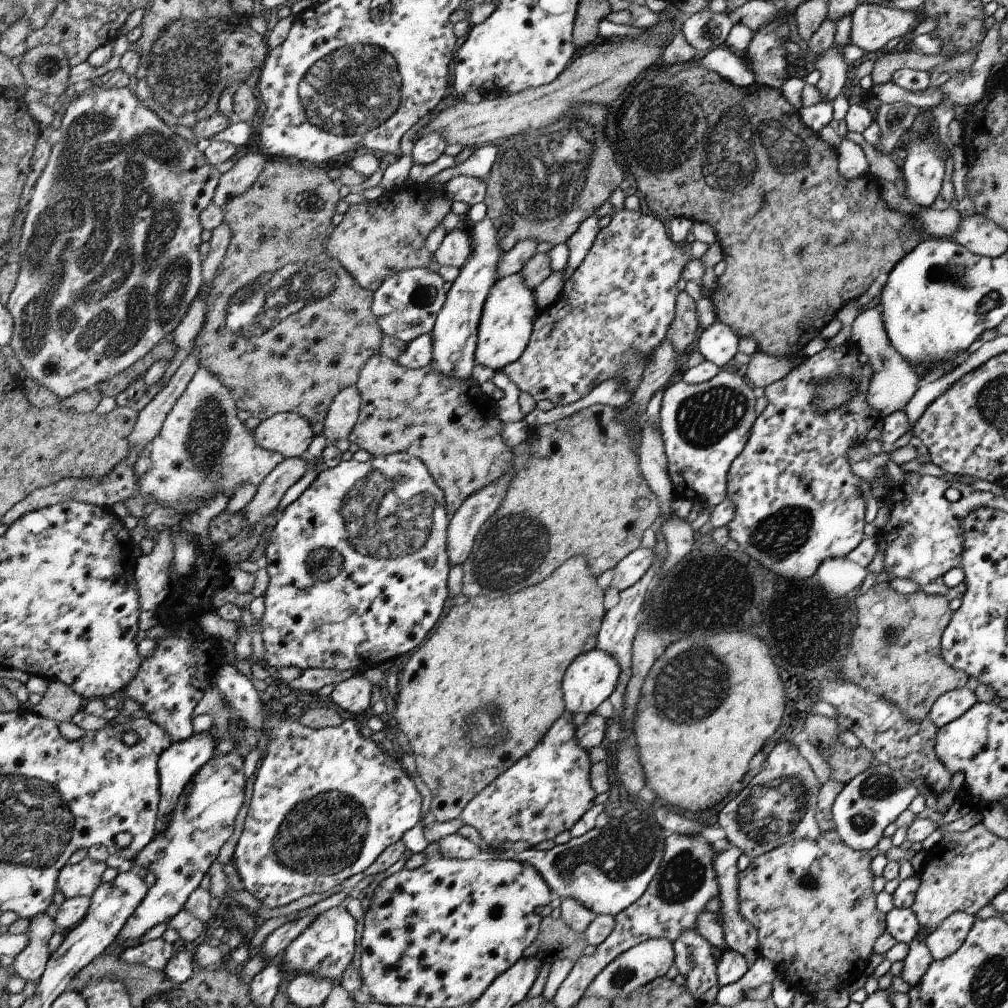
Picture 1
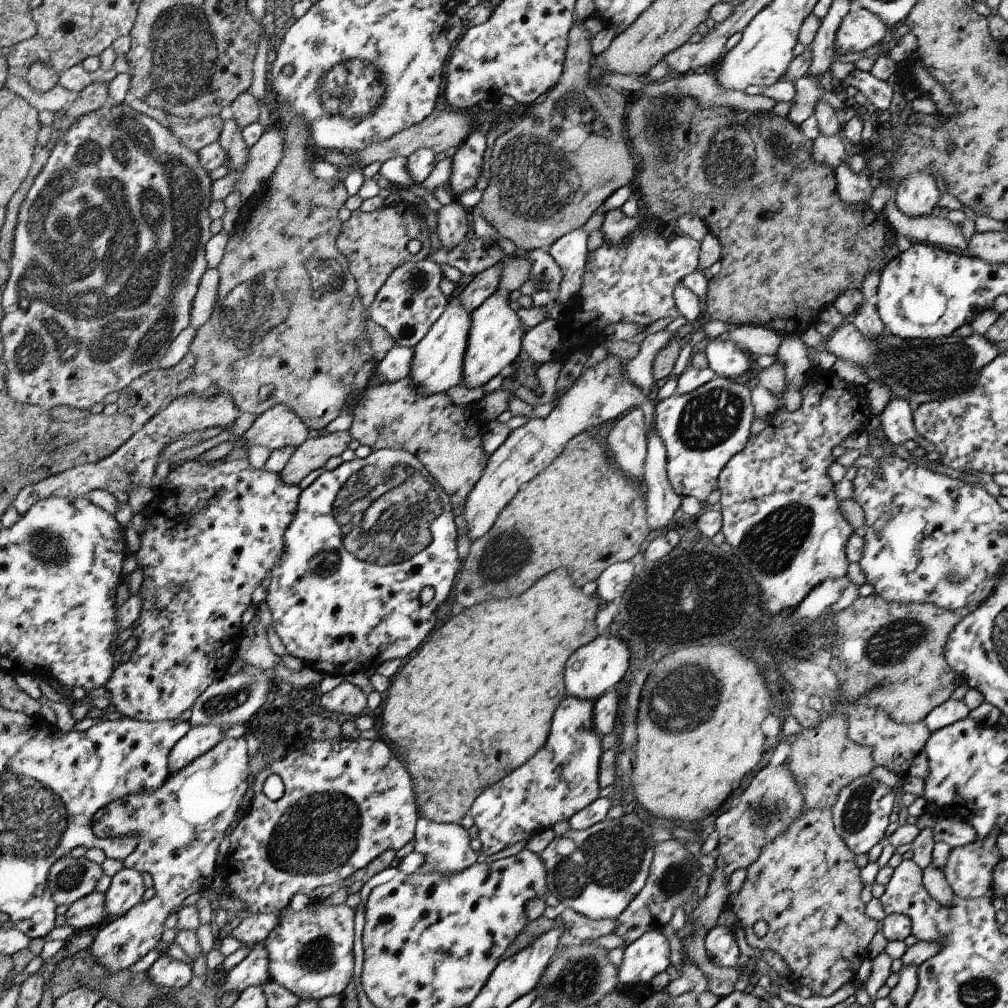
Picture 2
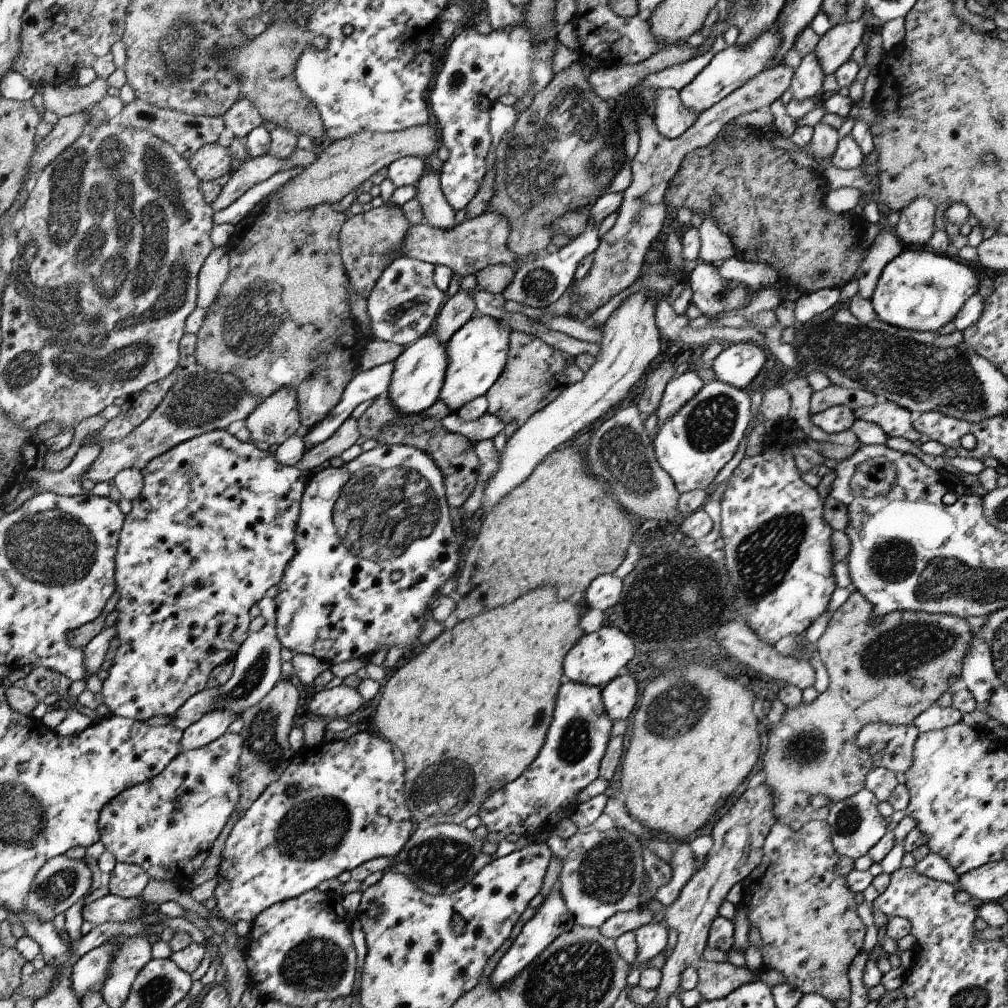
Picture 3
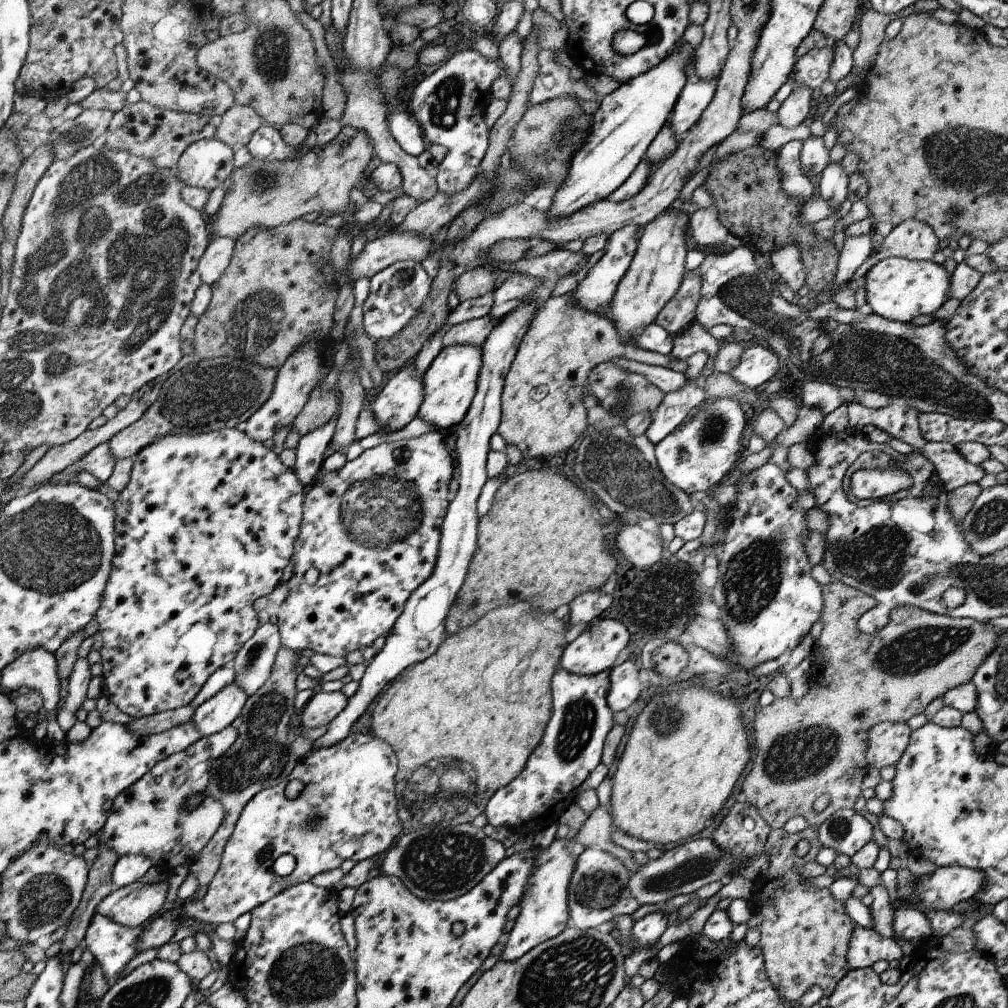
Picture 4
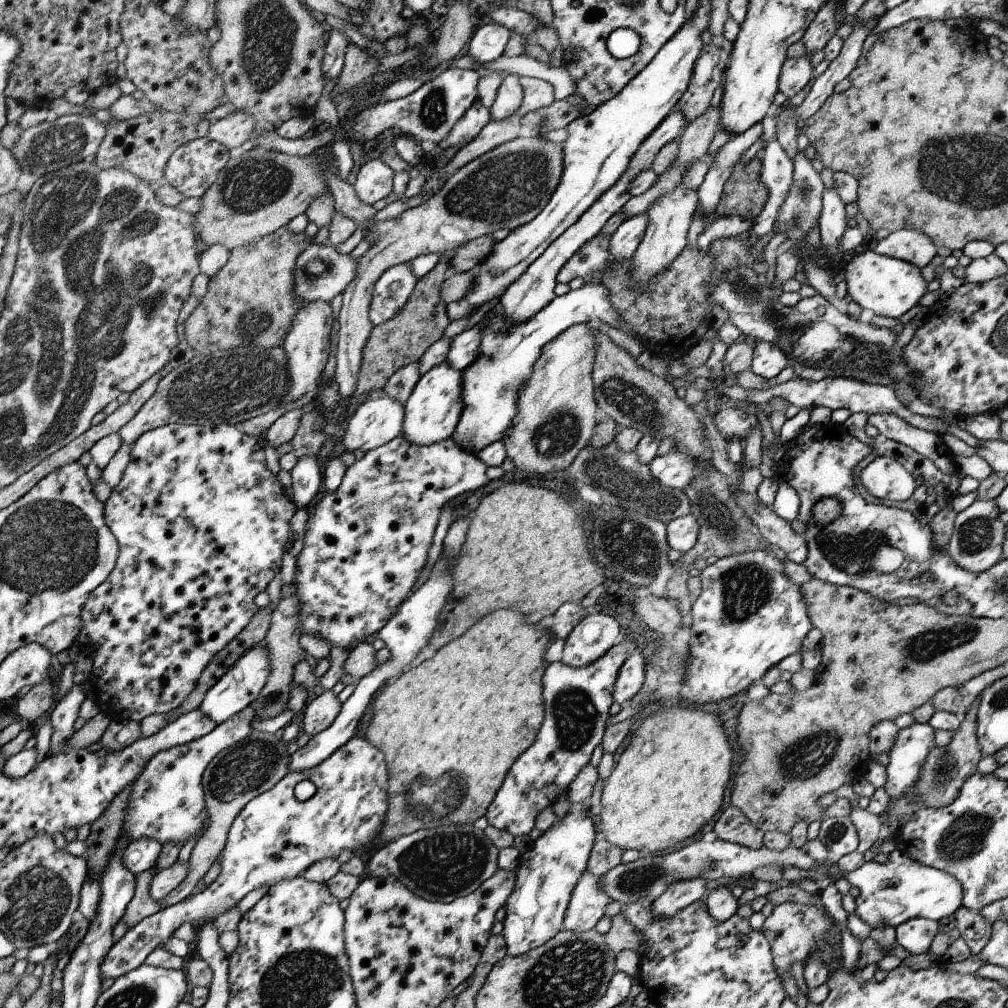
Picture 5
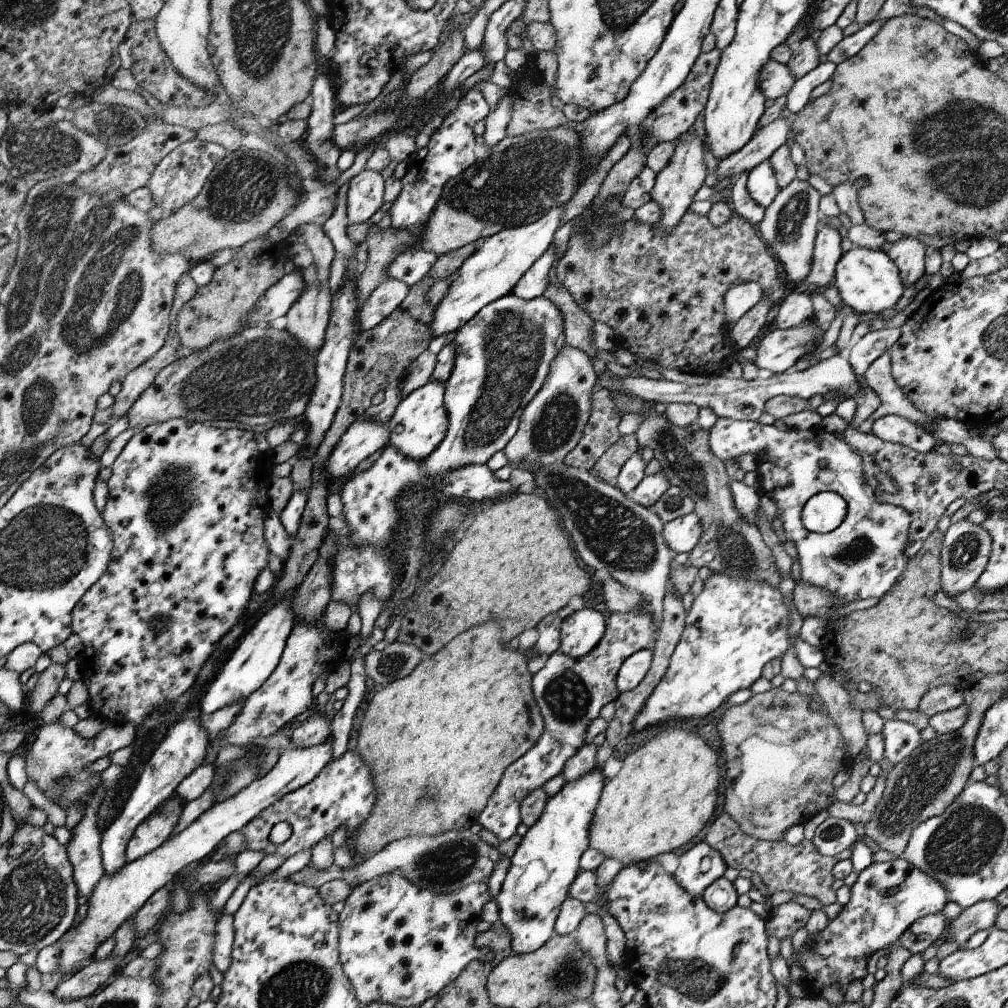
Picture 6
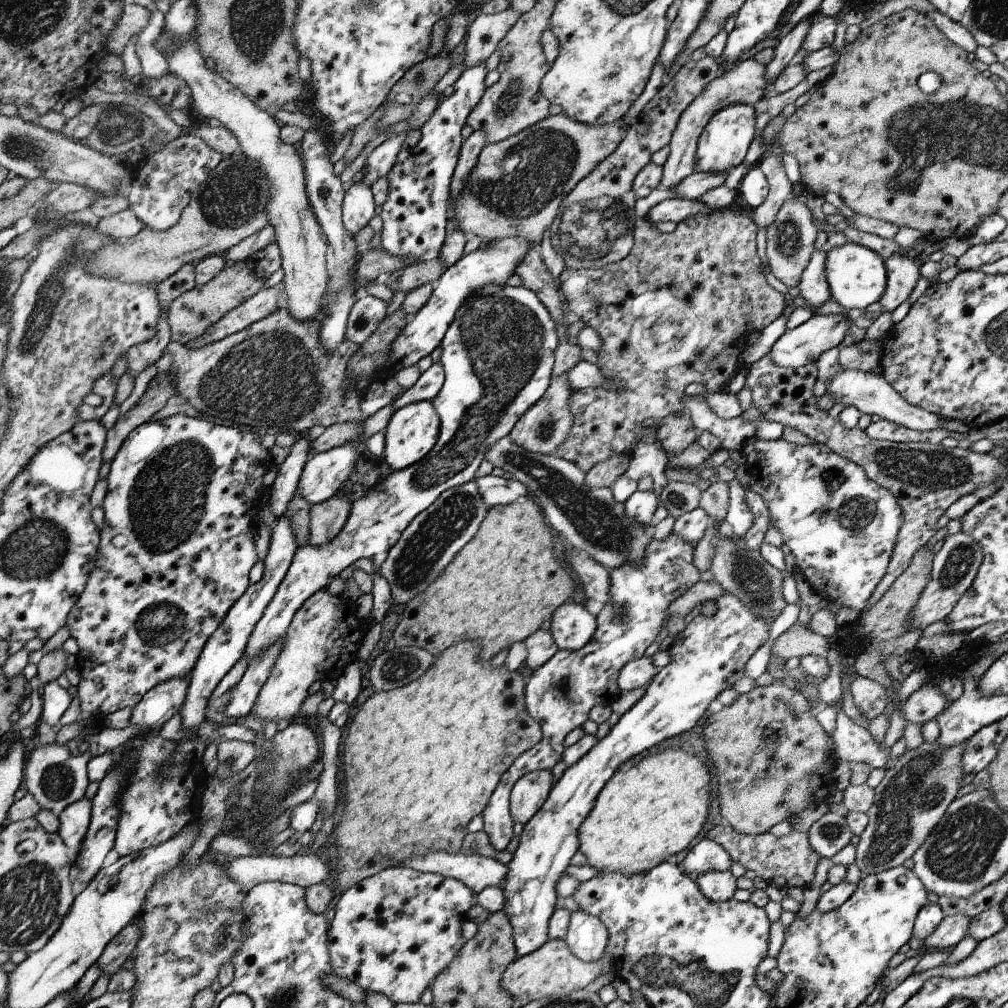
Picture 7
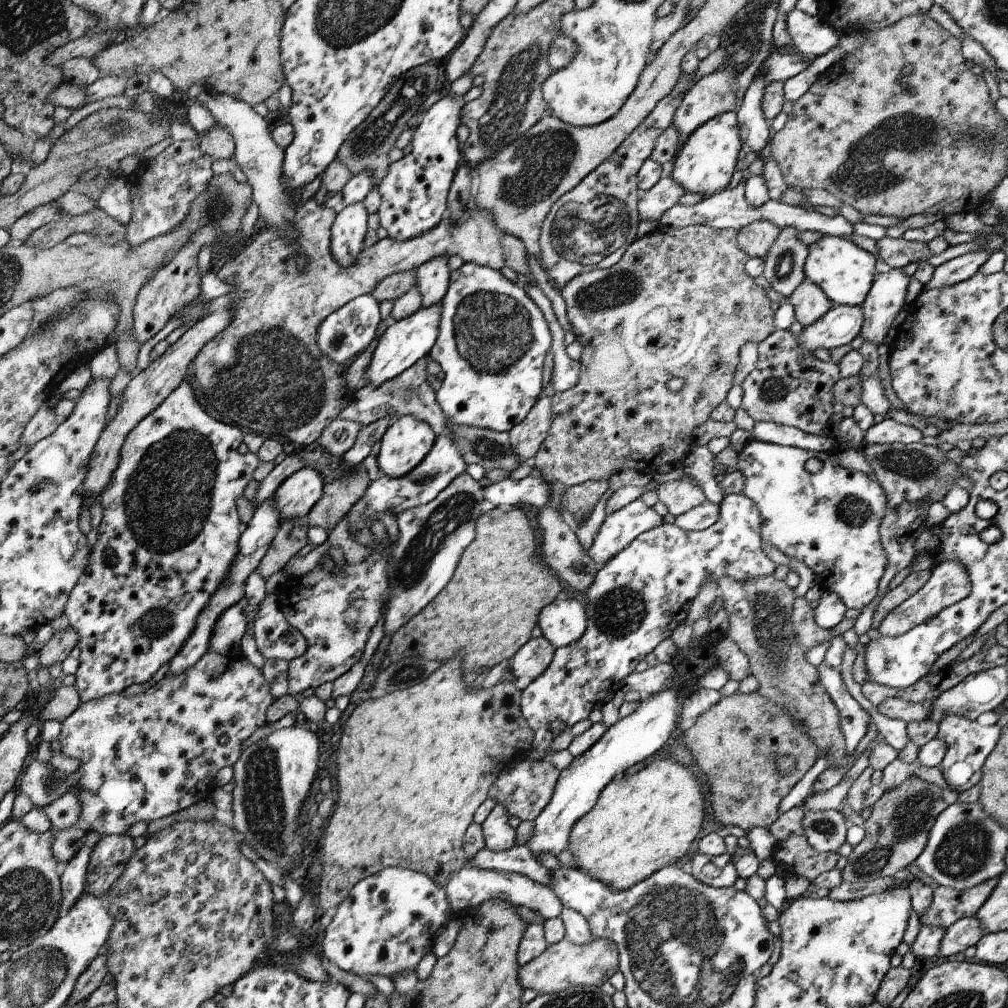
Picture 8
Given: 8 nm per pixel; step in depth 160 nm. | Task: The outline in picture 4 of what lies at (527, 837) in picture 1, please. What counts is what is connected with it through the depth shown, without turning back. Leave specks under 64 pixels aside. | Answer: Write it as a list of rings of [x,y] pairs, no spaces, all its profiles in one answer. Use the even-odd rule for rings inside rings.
[[[558,670],[558,674],[553,676],[553,716],[545,730],[545,736],[537,750],[530,756],[530,764],[525,764],[521,774],[511,784],[498,791],[498,796],[490,800],[490,808],[486,808],[484,813],[488,824],[494,827],[505,826],[514,829],[514,826],[524,826],[532,816],[534,818],[544,818],[544,822],[550,825],[558,822],[562,812],[574,802],[574,790],[581,787],[588,778],[588,774],[600,764],[600,754],[604,746],[604,738],[614,726],[612,722],[612,710],[608,707],[607,698],[610,690],[610,670],[594,674],[594,676],[576,675]]]

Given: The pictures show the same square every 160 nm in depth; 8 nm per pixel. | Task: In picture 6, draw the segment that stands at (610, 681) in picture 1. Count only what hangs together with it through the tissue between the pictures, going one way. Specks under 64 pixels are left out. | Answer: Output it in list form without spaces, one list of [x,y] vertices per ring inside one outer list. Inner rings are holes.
[[[582,608],[560,626],[560,654],[570,658],[584,658],[596,648],[606,634],[606,618],[596,610]]]

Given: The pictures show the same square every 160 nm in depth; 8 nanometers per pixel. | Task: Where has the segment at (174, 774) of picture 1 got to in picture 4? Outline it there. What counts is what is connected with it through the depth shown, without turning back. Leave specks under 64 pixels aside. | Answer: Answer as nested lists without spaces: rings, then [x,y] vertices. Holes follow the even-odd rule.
[[[235,681],[232,682],[195,709],[194,726],[202,732],[202,736],[224,731],[224,728],[230,727],[241,716],[248,698],[248,694]]]

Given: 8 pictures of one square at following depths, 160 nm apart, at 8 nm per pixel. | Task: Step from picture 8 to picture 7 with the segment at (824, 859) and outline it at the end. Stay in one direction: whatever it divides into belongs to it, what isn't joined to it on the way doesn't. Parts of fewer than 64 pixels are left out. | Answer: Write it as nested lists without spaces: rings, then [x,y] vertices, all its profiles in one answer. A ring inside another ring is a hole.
[[[723,823],[712,828],[706,838],[720,844],[733,862],[743,865],[746,871],[754,871],[758,877],[768,883],[768,886],[774,885],[778,889],[810,887],[821,860],[821,857],[810,847],[808,833],[791,831],[780,837],[769,833],[751,836],[738,833],[734,828]]]

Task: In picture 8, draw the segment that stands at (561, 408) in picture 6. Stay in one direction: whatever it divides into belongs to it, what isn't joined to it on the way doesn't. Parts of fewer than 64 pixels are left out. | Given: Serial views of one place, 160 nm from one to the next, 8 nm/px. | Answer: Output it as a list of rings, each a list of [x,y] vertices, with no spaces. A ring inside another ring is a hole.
[[[544,394],[534,404],[526,419],[508,432],[519,462],[536,456],[541,450],[542,444],[549,438],[550,428],[553,427],[553,416],[552,397]]]

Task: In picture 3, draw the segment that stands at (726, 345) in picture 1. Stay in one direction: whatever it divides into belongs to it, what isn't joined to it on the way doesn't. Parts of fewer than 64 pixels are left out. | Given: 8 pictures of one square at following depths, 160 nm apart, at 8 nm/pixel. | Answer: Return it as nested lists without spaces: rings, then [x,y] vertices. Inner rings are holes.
[[[752,341],[747,343],[732,343],[729,347],[722,347],[720,354],[712,361],[715,378],[736,388],[743,389],[758,376],[766,362],[767,350],[760,344]]]

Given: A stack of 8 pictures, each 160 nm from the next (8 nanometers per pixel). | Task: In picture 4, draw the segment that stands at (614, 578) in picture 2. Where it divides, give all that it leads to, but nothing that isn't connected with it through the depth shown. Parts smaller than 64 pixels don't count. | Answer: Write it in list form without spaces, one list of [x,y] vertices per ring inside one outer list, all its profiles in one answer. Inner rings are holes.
[[[600,588],[584,592],[569,604],[570,624],[591,624],[601,617],[605,610],[608,610],[610,602],[612,602],[610,594],[603,593]]]

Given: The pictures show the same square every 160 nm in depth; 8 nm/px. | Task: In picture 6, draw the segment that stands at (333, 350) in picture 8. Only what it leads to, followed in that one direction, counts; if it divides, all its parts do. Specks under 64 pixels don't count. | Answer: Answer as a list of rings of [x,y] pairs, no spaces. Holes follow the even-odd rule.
[[[389,277],[388,280],[381,282],[366,300],[366,304],[360,308],[358,318],[362,331],[375,328],[382,320],[389,318],[401,307],[409,292],[410,286],[403,281]]]

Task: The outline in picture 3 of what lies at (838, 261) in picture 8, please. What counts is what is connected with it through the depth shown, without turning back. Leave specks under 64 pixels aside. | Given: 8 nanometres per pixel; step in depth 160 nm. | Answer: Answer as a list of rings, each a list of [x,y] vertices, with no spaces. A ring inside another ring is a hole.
[[[904,248],[884,267],[870,302],[876,311],[878,322],[908,330],[936,331],[943,324],[953,321],[964,302],[977,293],[979,278],[980,275],[976,275],[971,266],[956,262],[948,255],[935,253],[928,248]]]

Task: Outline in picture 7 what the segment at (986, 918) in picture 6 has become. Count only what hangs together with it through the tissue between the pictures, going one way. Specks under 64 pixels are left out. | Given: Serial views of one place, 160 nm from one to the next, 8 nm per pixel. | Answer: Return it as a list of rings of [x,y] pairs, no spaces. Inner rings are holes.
[[[961,913],[946,915],[935,932],[923,941],[924,947],[935,951],[951,950],[952,946],[956,947],[967,936],[970,920],[970,917]]]

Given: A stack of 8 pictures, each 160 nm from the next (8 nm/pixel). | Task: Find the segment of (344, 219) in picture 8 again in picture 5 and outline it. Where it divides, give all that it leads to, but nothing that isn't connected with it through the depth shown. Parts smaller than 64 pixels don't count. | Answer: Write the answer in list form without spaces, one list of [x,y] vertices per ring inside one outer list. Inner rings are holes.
[[[372,160],[360,168],[353,188],[364,204],[373,205],[393,192],[394,176],[394,170],[384,161]]]

